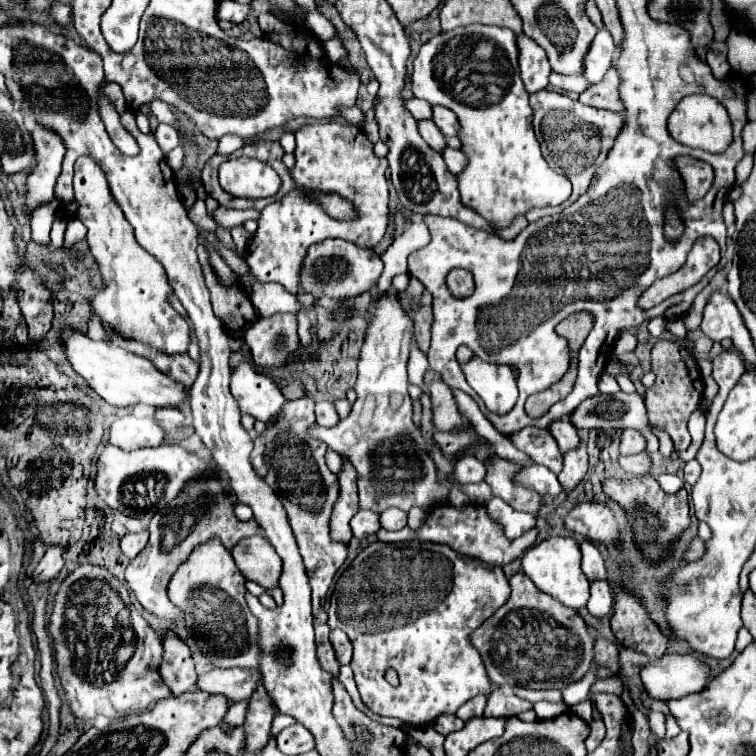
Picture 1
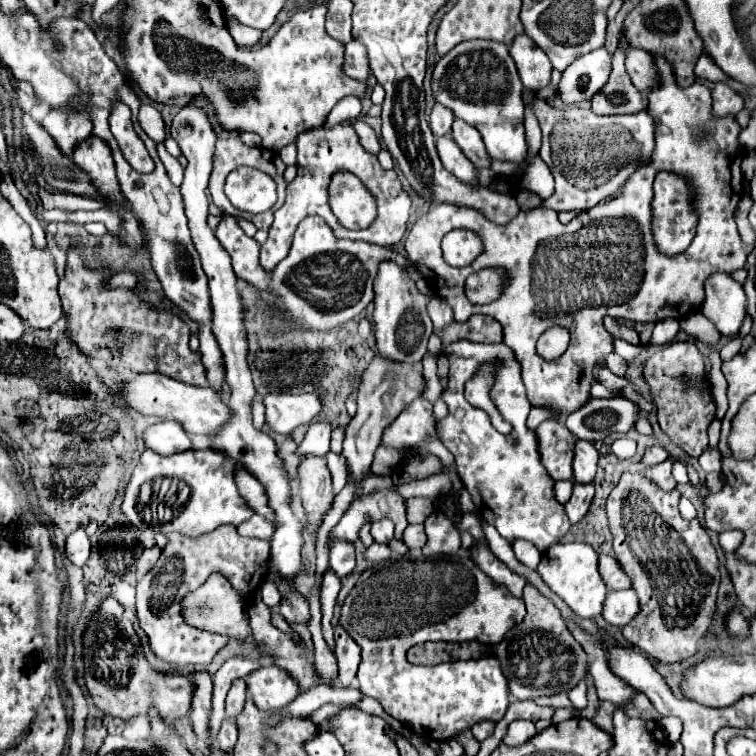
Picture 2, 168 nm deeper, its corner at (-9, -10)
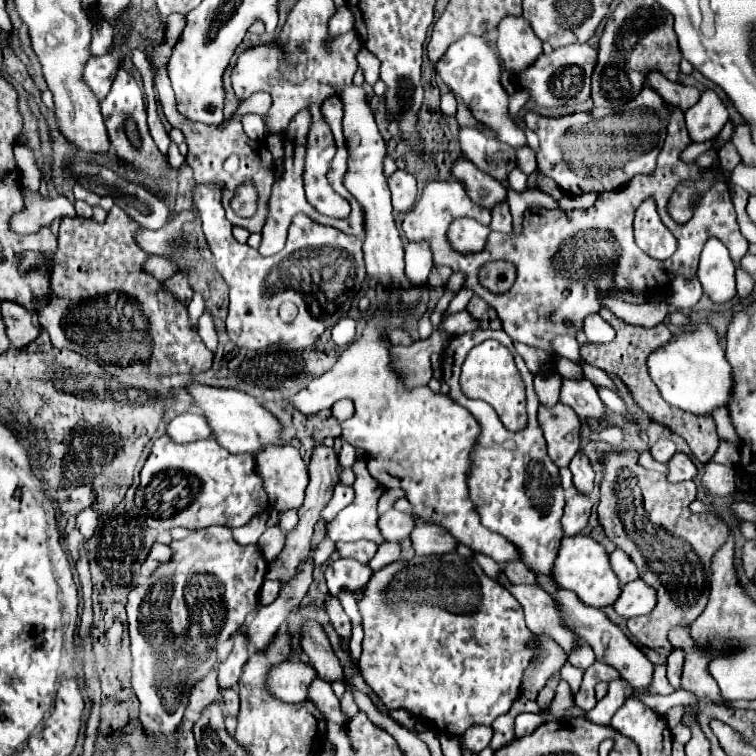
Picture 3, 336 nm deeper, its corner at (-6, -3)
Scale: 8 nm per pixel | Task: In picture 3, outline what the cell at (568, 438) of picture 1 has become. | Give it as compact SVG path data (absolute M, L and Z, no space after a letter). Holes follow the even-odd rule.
M577 451L577 455L569 463L569 469L573 473L573 485L575 485L575 489L579 493L589 495L593 491L593 479L595 479L595 473L593 473L589 457L583 451Z

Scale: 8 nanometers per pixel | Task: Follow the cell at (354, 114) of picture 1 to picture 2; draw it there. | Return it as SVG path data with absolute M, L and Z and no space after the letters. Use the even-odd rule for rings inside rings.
M346 96L346 98L342 98L342 100L336 104L336 108L330 112L330 116L328 116L328 120L326 120L326 126L338 124L338 120L354 120L354 118L360 116L360 110L362 110L360 100L358 100L356 96Z

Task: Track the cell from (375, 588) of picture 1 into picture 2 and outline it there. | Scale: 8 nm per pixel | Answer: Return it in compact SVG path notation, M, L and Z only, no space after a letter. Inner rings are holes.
M454 554L428 558L400 558L372 564L358 578L356 586L348 594L342 606L340 624L362 648L362 662L358 668L360 690L376 698L390 716L408 724L418 736L428 738L430 742L442 742L460 736L478 722L498 722L510 704L508 680L502 674L500 662L494 654L486 654L480 660L456 660L436 666L416 666L408 664L406 652L412 646L428 640L444 640L450 643L477 641L495 645L504 640L510 628L518 626L524 620L524 616L526 606L522 600L514 600L514 596L510 596L506 588L494 584L494 580L490 580L468 556Z

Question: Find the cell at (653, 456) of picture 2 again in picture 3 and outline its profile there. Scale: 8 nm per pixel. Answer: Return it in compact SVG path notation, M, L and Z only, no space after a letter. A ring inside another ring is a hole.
M661 439L661 441L653 443L653 445L649 447L649 451L651 451L653 459L657 459L659 463L667 463L667 461L673 457L673 453L675 453L677 449L675 449L675 443L673 443L673 441Z

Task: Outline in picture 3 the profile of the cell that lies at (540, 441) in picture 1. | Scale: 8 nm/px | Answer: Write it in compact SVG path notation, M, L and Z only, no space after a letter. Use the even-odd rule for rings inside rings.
M563 403L555 407L539 407L539 425L543 429L549 457L557 467L567 467L573 455L579 451L581 421Z

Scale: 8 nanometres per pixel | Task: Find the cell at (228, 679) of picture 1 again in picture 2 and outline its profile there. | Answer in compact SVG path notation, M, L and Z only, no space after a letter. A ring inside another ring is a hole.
M276 666L258 668L246 676L246 684L254 704L266 712L288 706L300 694L300 684L288 672Z

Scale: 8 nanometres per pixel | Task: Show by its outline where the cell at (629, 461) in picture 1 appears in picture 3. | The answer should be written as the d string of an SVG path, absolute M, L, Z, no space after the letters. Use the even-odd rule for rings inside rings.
M675 453L671 461L667 463L667 481L669 483L687 481L687 479L693 479L695 475L697 475L697 467L685 453Z

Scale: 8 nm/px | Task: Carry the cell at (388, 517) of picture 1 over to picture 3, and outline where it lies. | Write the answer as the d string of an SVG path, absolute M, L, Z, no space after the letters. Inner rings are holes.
M417 525L411 531L411 545L417 555L443 555L455 549L455 539L443 527L437 525Z

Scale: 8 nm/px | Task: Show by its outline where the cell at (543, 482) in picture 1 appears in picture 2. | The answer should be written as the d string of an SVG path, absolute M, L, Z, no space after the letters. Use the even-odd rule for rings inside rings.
M572 480L556 482L554 490L556 490L556 500L558 500L560 504L566 504L566 502L568 502L568 498L570 498L570 494L572 494L572 486L574 486Z

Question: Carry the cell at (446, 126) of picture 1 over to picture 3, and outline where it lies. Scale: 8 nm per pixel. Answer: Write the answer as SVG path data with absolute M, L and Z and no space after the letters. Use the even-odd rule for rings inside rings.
M461 127L459 143L463 155L497 181L507 179L507 171L515 167L515 149L491 137L483 137L475 127Z

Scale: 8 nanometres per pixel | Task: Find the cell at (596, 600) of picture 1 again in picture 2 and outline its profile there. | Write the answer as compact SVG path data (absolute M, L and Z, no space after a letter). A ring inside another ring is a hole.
M620 590L620 592L608 592L606 596L606 604L604 604L604 612L602 616L614 624L614 626L626 626L630 620L634 620L634 616L640 612L638 606L638 596L636 592L630 590Z

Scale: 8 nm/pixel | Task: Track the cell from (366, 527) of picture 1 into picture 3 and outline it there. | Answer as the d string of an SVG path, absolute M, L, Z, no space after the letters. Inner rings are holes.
M387 511L379 517L379 529L381 529L381 535L391 541L391 539L405 539L409 537L409 533L413 531L415 527L415 521L407 515L407 513L401 513L401 511Z

